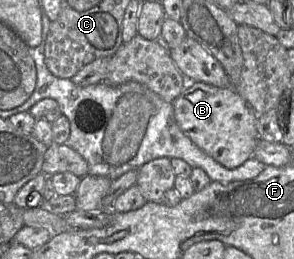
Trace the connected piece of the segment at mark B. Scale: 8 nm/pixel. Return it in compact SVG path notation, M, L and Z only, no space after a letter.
M188 80L186 89L173 101L173 108L175 121L181 131L225 168L237 168L253 156L260 139L256 128L258 116L232 87L220 88L204 82Z

